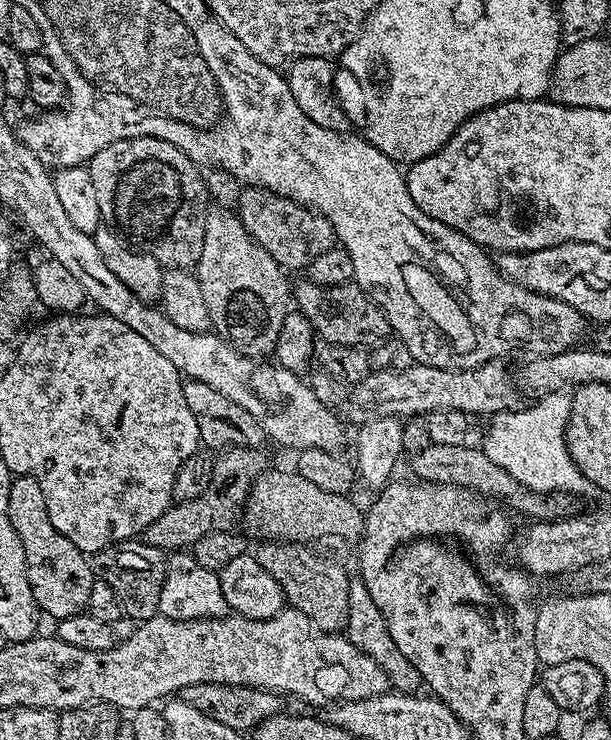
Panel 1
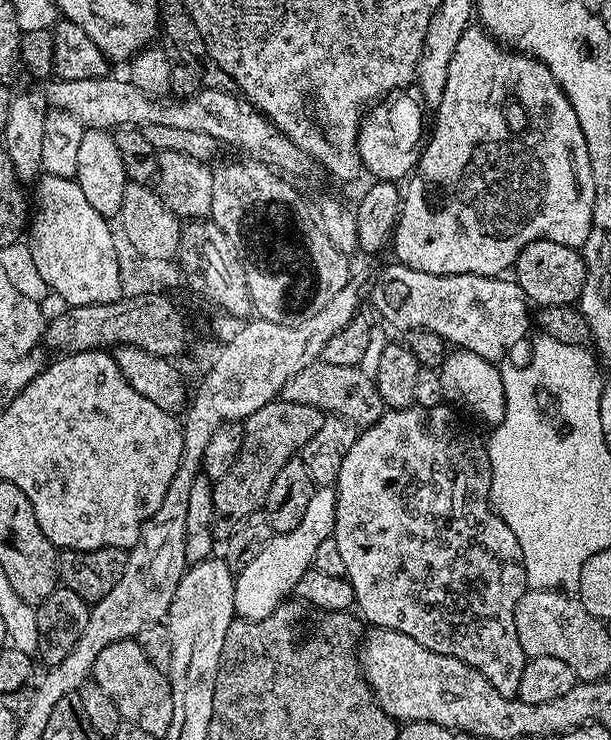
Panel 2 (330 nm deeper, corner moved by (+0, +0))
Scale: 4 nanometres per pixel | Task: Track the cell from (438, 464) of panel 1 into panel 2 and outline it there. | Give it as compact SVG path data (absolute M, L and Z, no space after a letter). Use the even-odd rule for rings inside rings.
M317 360L294 374L282 386L279 399L295 404L306 404L311 408L321 408L326 414L340 416L363 430L376 424L385 414L382 394L378 394L375 379L364 373L358 366L330 366L330 362Z

